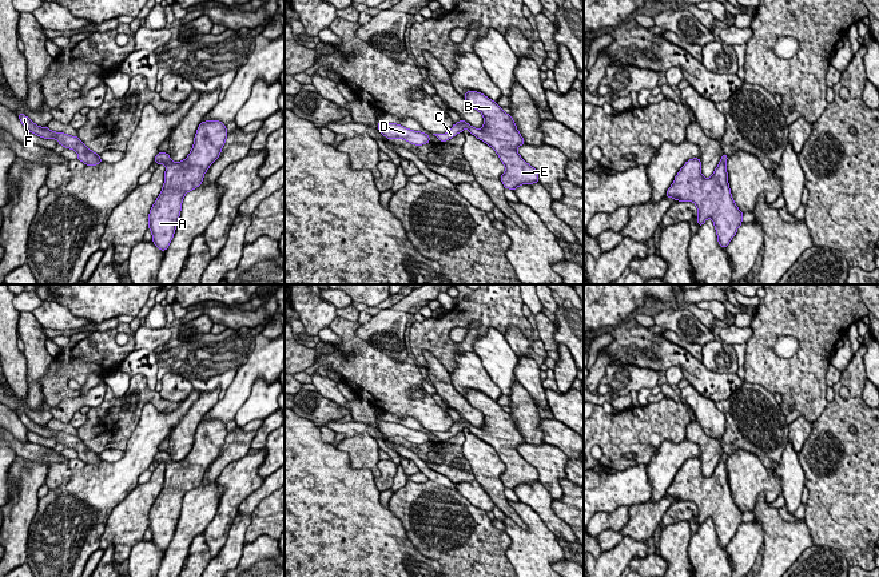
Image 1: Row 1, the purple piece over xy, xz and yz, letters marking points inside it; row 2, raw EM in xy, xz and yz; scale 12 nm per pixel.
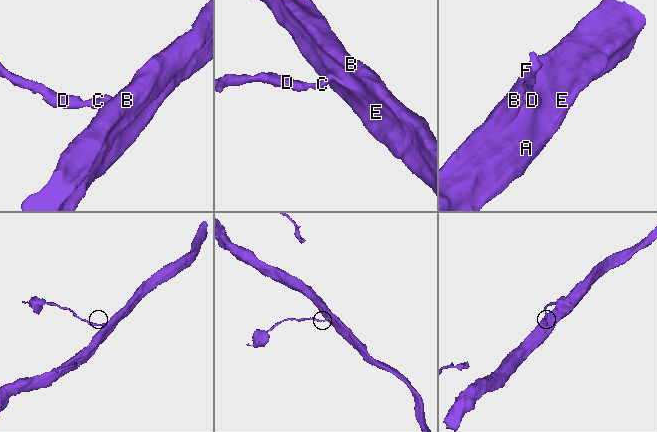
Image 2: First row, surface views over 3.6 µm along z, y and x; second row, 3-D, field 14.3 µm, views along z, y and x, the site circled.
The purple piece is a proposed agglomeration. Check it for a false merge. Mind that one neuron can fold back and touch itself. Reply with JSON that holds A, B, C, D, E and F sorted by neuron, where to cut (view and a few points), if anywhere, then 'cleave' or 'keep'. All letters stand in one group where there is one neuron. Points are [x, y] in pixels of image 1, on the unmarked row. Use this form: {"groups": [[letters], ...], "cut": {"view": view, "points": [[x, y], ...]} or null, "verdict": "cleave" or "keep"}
{"groups": [["A", "B", "C", "D", "E", "F"]], "cut": null, "verdict": "keep"}

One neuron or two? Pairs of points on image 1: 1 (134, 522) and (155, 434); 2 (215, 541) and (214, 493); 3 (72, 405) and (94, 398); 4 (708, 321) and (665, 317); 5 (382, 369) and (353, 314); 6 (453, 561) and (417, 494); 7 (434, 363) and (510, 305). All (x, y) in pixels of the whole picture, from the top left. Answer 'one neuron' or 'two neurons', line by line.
1: two neurons
2: two neurons
3: one neuron
4: two neurons
5: two neurons
6: one neuron
7: two neurons

